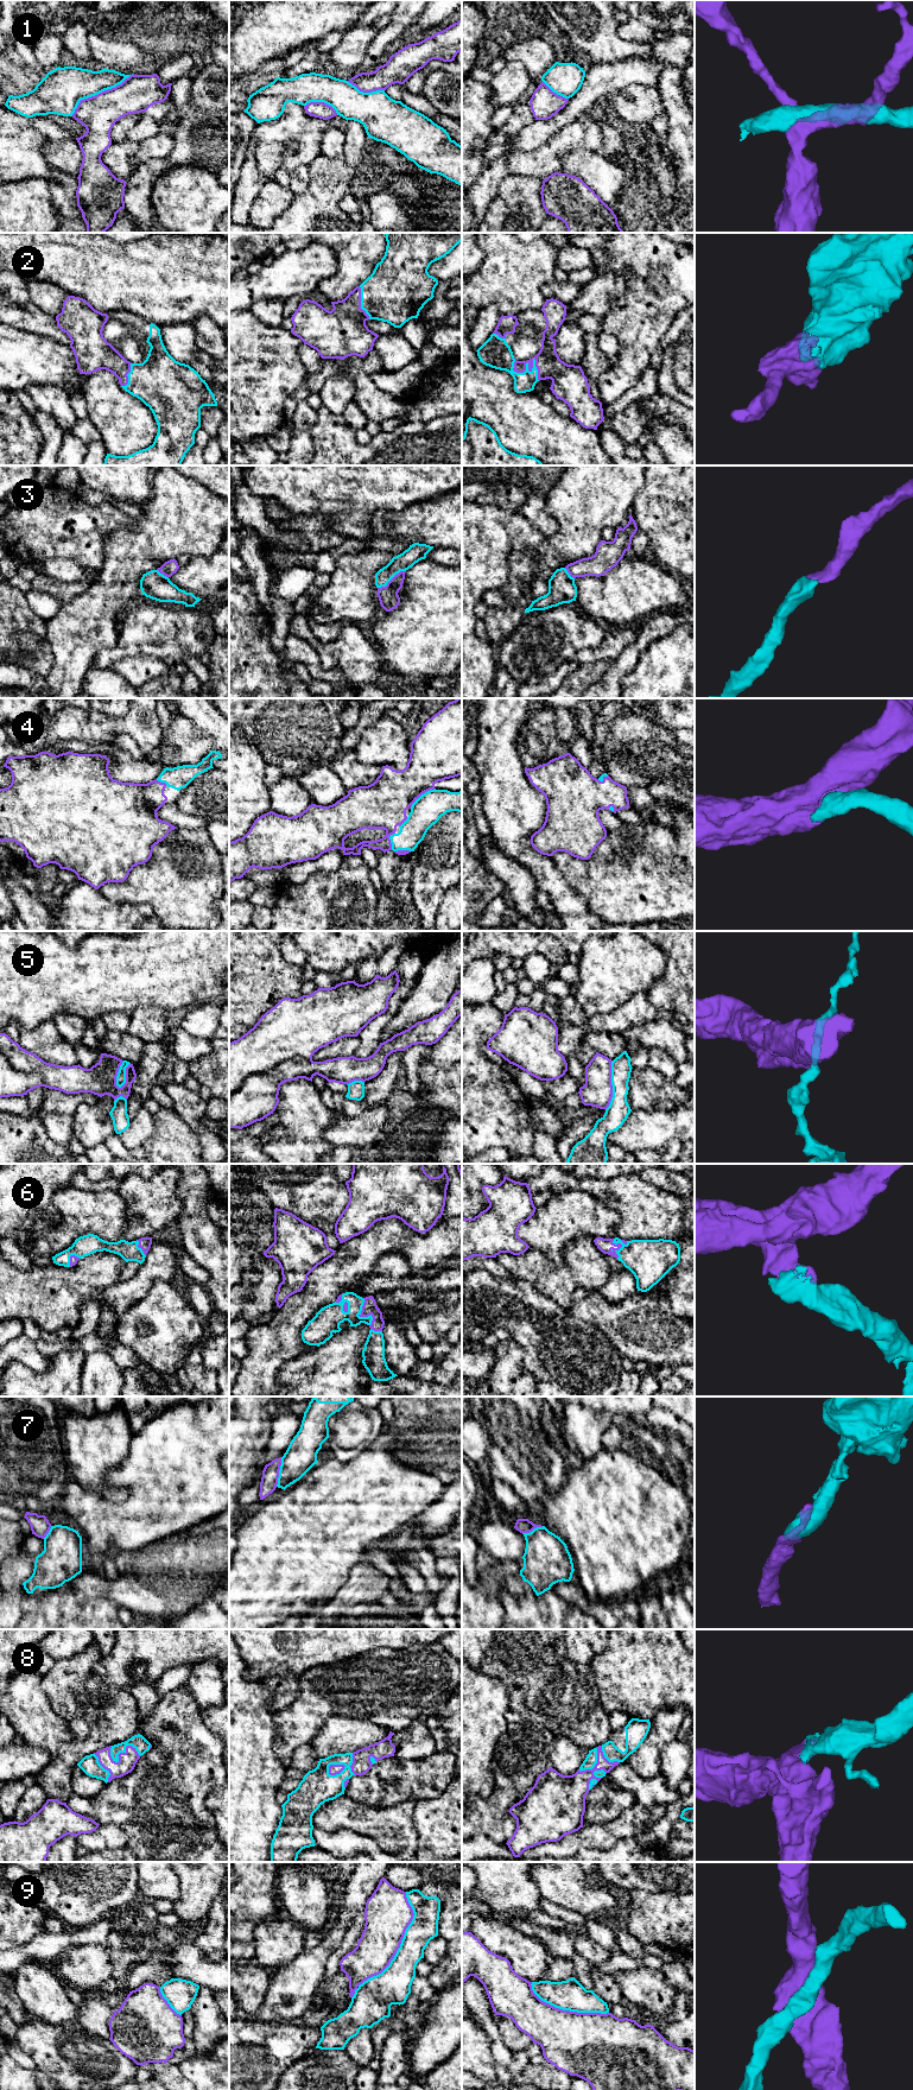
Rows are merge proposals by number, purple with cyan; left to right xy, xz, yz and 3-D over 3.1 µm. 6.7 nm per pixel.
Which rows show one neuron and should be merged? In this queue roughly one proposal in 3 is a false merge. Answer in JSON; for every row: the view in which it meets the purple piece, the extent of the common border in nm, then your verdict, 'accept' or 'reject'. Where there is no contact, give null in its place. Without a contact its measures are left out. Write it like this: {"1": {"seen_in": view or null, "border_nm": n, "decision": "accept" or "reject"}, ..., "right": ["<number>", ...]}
{"1": {"seen_in": "xy", "border_nm": 500, "decision": "reject"}, "2": {"seen_in": "yz", "border_nm": 220, "decision": "accept"}, "3": {"seen_in": "xz", "border_nm": 220, "decision": "accept"}, "4": {"seen_in": "xz", "border_nm": 200, "decision": "accept"}, "5": {"seen_in": "xy", "border_nm": 190, "decision": "reject"}, "6": {"seen_in": "yz", "border_nm": 140, "decision": "accept"}, "7": {"seen_in": "xz", "border_nm": 200, "decision": "accept"}, "8": {"seen_in": "xy", "border_nm": 220, "decision": "accept"}, "9": {"seen_in": "xz", "border_nm": 700, "decision": "reject"}, "right": ["2", "3", "4", "6", "7", "8"]}

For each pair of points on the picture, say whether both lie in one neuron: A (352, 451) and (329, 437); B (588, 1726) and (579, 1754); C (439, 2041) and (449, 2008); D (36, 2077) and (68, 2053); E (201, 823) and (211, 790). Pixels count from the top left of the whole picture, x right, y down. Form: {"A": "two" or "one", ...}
{"A": "one", "B": "two", "C": "one", "D": "two", "E": "two"}

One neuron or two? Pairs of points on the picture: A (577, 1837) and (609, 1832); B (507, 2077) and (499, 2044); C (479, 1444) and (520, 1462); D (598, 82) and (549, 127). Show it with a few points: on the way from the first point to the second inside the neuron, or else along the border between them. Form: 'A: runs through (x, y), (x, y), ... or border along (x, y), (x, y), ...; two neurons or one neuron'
A: runs through (585, 1837), (601, 1836); one neuron
B: border along (514, 2053), (514, 2058), (509, 2063), (496, 2066); two neurons
C: border along (487, 1429), (490, 1436), (488, 1457); two neurons
D: runs through (587, 94), (560, 119); one neuron

